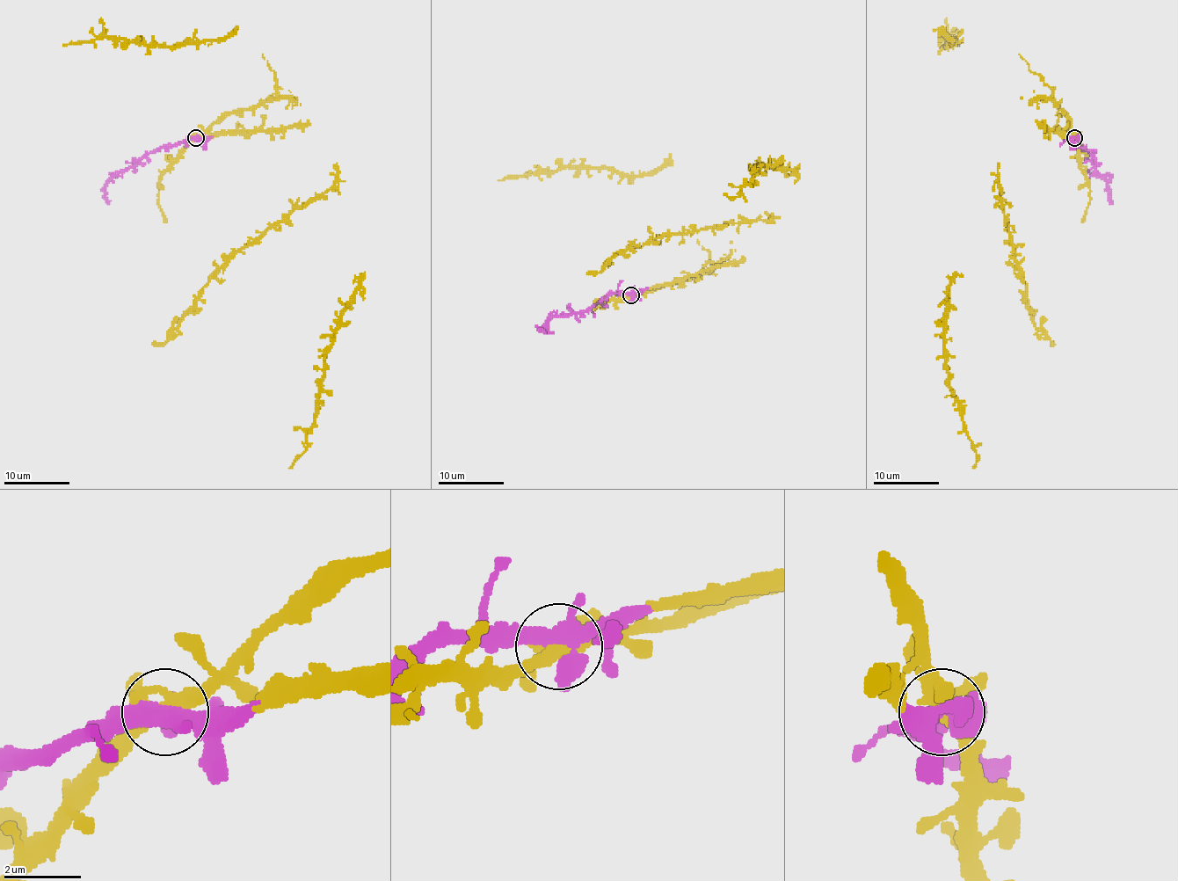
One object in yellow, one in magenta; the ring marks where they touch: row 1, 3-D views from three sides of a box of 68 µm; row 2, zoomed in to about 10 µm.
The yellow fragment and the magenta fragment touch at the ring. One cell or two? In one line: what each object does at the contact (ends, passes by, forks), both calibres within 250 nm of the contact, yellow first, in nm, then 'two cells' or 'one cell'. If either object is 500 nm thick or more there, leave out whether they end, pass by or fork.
yellow forks | magenta forks | 320/400 nm | one cell

